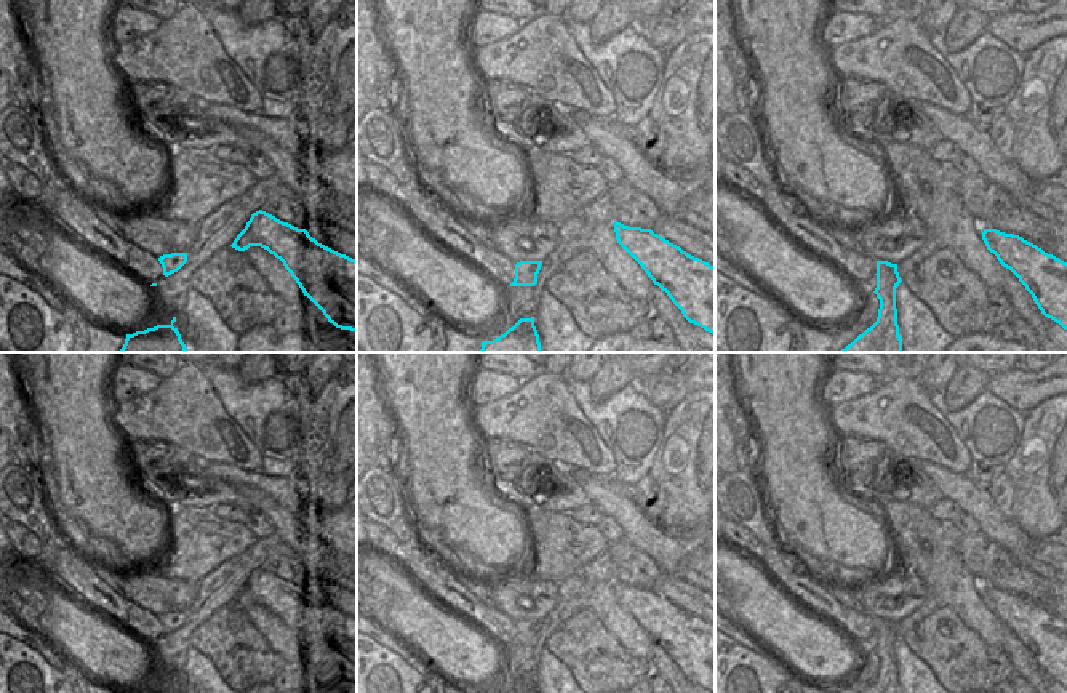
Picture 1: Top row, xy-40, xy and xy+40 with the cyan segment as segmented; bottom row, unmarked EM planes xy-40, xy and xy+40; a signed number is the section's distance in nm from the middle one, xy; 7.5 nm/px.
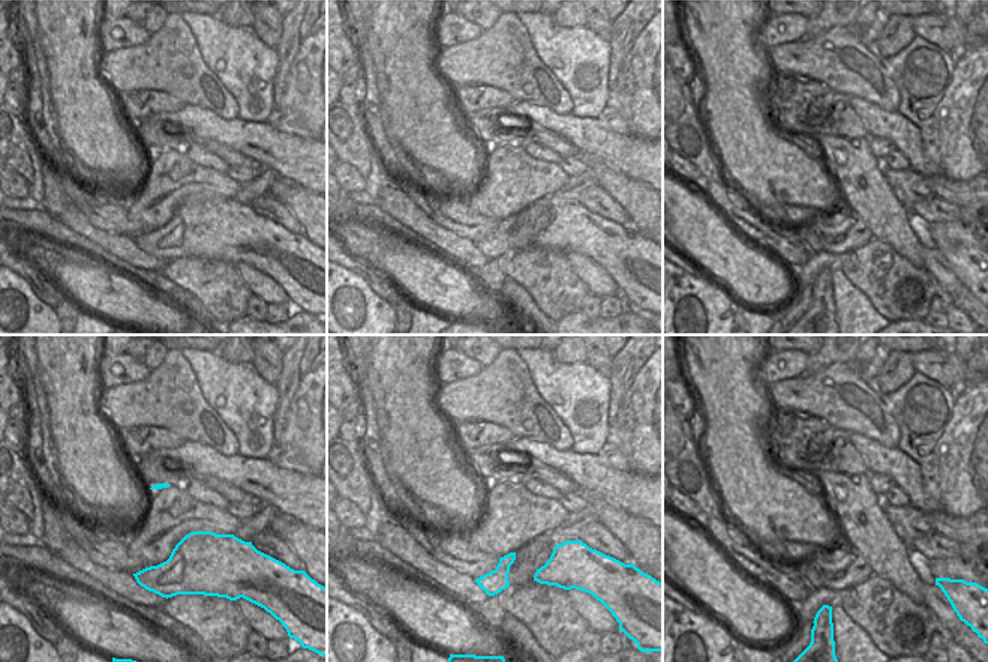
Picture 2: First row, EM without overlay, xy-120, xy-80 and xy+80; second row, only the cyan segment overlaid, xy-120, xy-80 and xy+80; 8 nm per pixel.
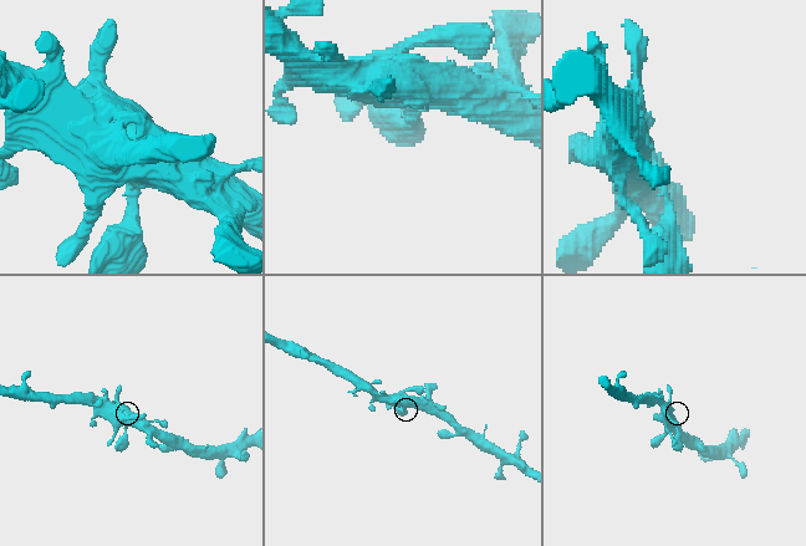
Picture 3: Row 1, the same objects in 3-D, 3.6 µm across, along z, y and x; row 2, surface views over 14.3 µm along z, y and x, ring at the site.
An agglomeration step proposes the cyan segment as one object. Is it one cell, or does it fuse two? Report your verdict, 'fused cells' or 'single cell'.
single cell

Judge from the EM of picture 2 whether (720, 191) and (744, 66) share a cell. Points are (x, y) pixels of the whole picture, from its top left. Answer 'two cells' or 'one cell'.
two cells

